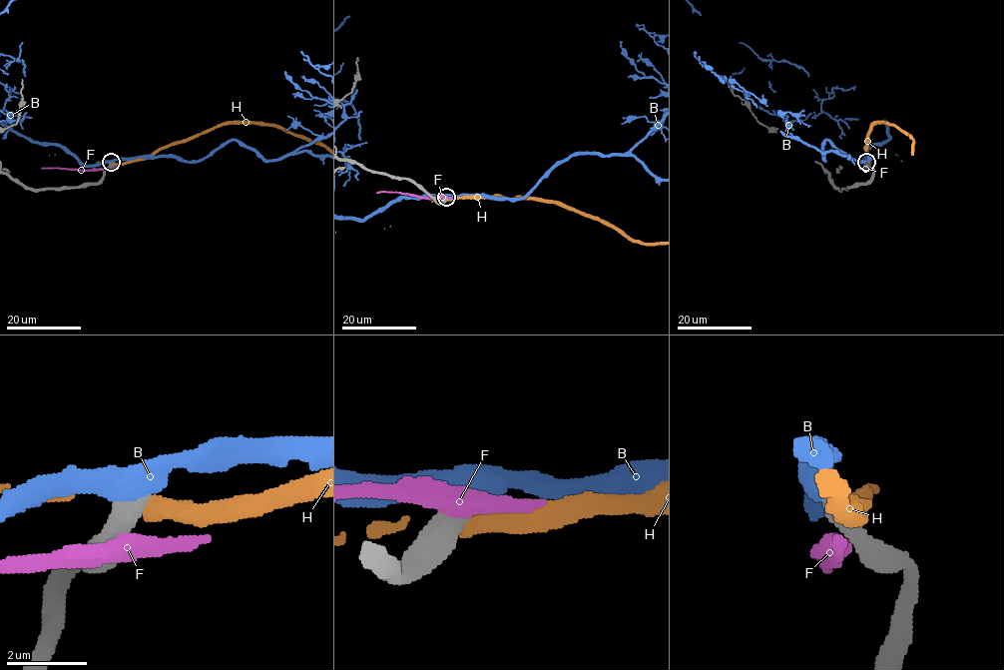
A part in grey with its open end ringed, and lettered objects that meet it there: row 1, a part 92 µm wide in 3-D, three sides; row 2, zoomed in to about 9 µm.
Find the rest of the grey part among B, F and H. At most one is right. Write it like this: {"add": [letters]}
{"add": []}

